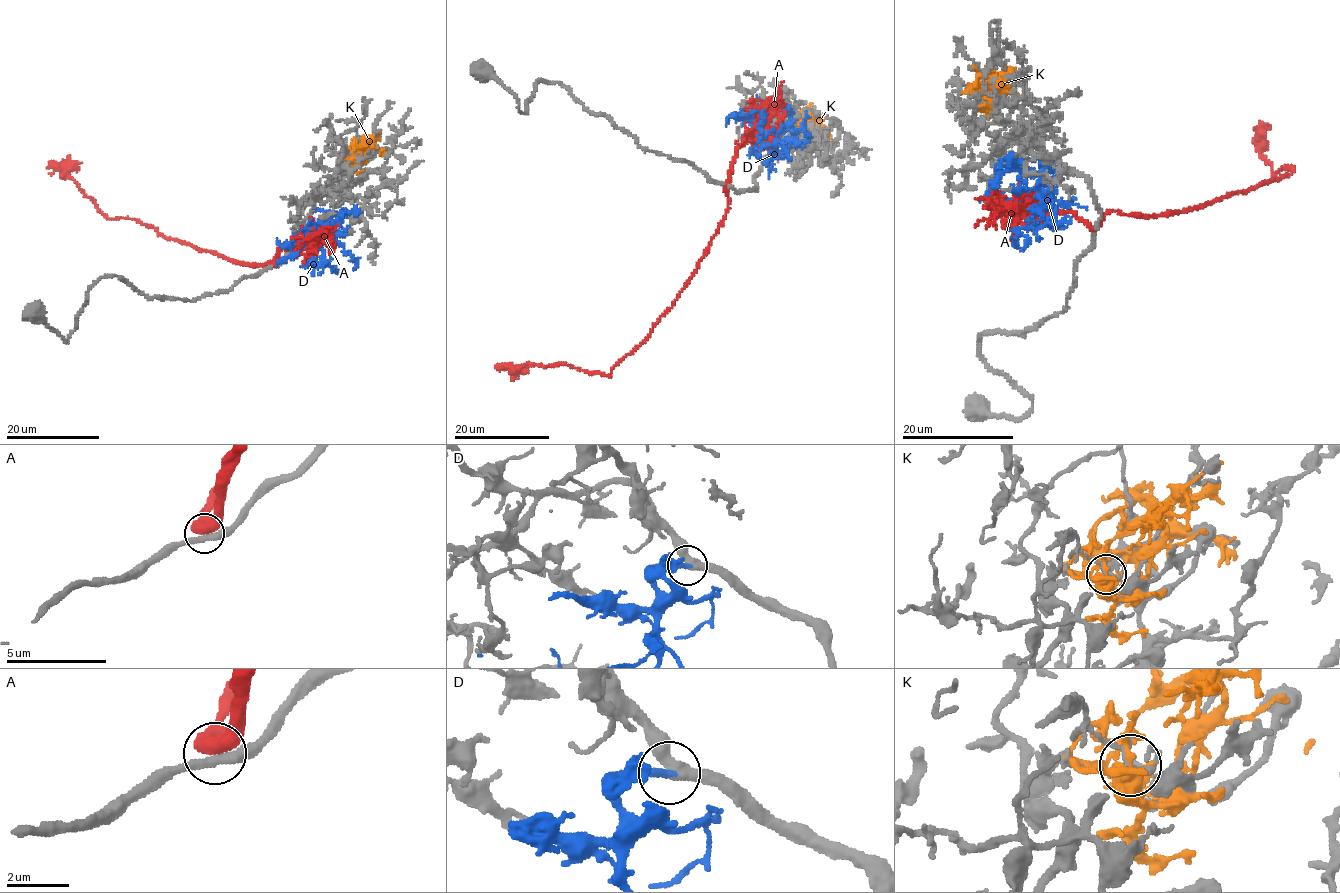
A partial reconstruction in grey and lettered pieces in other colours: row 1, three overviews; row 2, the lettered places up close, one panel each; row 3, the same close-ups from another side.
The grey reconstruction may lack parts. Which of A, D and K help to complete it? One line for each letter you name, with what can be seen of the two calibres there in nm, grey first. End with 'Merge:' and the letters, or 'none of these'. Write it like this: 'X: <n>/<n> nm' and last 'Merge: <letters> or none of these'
D: 380/280 nm
Merge: D

